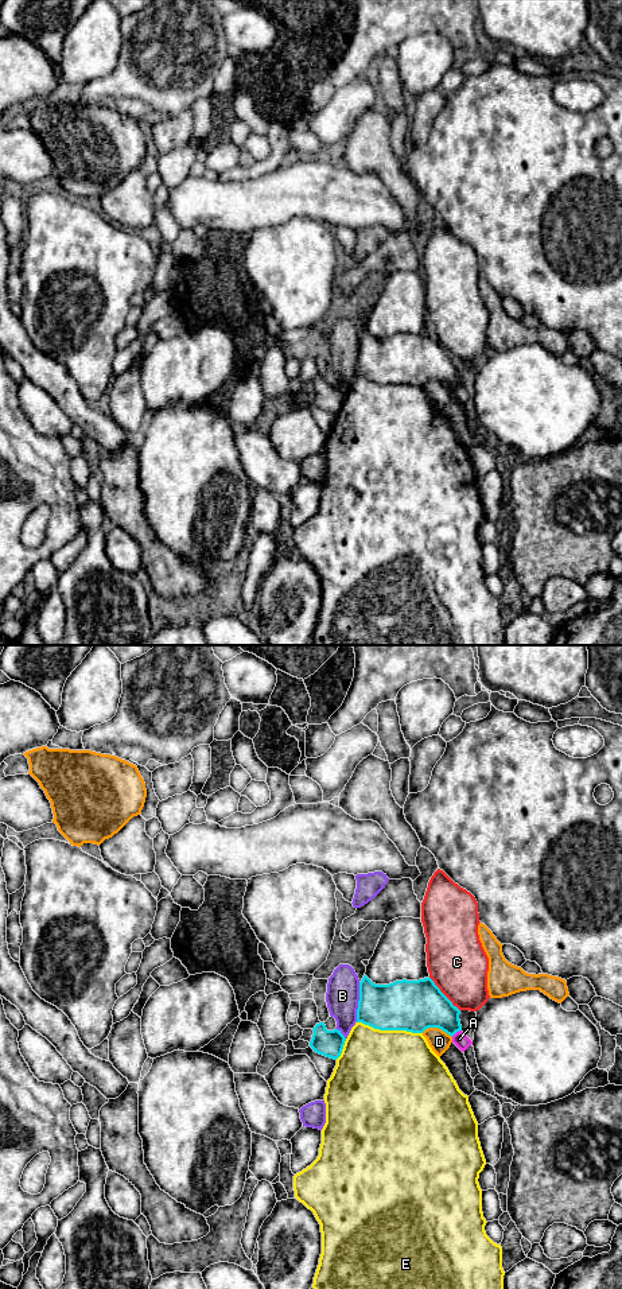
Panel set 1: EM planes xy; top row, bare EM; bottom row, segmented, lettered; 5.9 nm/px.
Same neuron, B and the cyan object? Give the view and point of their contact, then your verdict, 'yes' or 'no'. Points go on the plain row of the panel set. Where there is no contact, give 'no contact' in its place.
xy (358, 356) | no

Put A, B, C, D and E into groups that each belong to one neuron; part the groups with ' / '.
A / B / C / D / E

